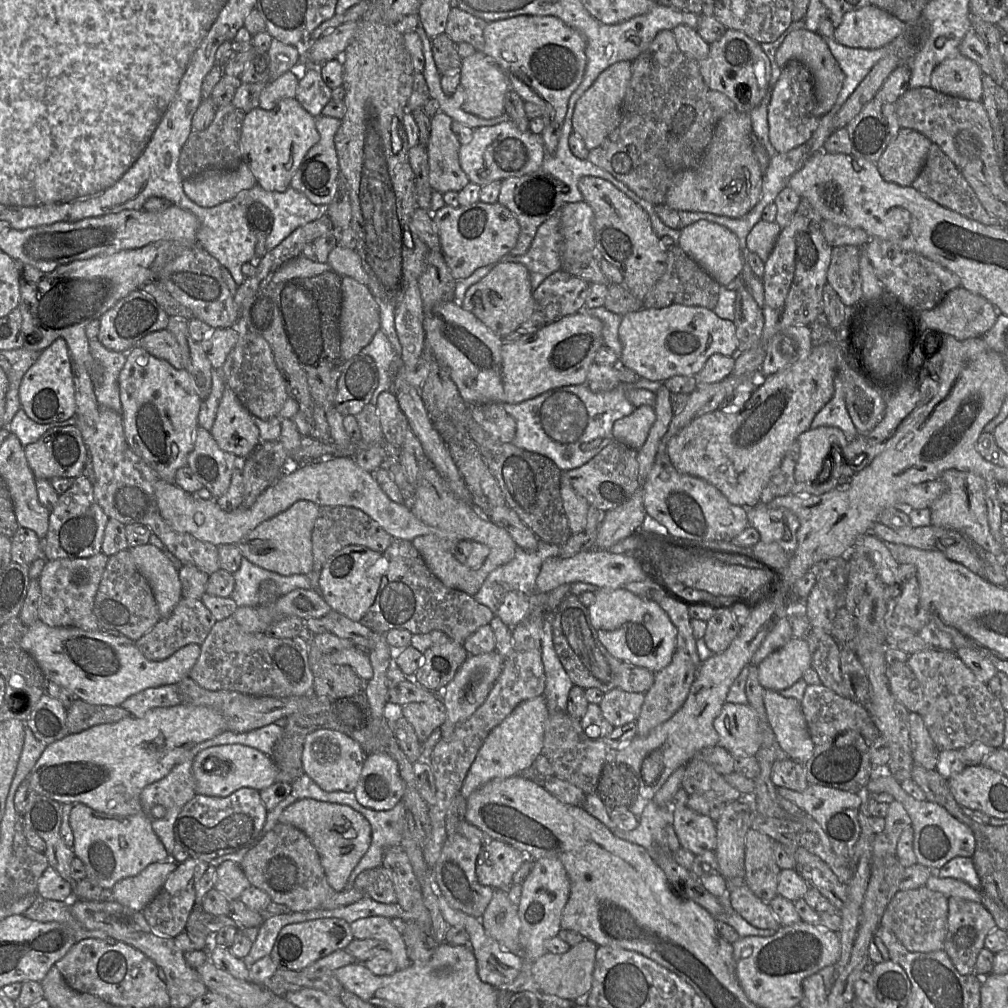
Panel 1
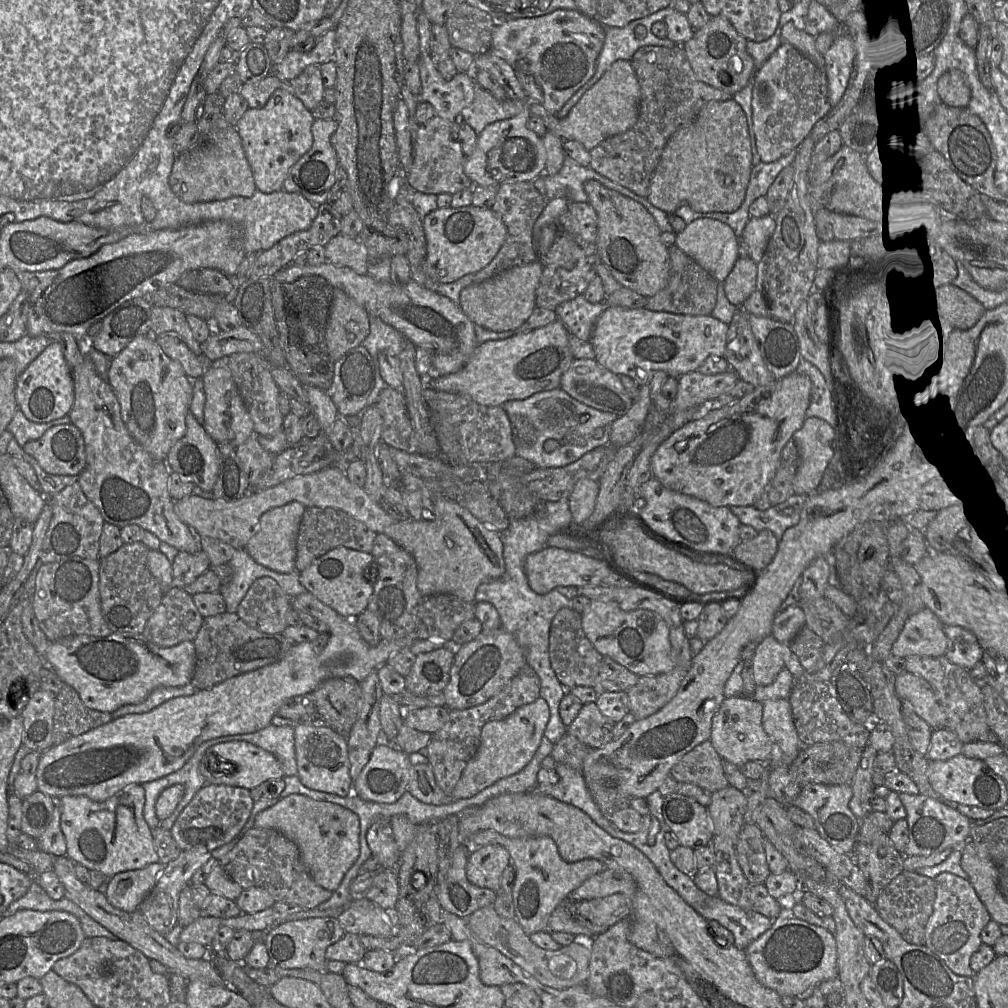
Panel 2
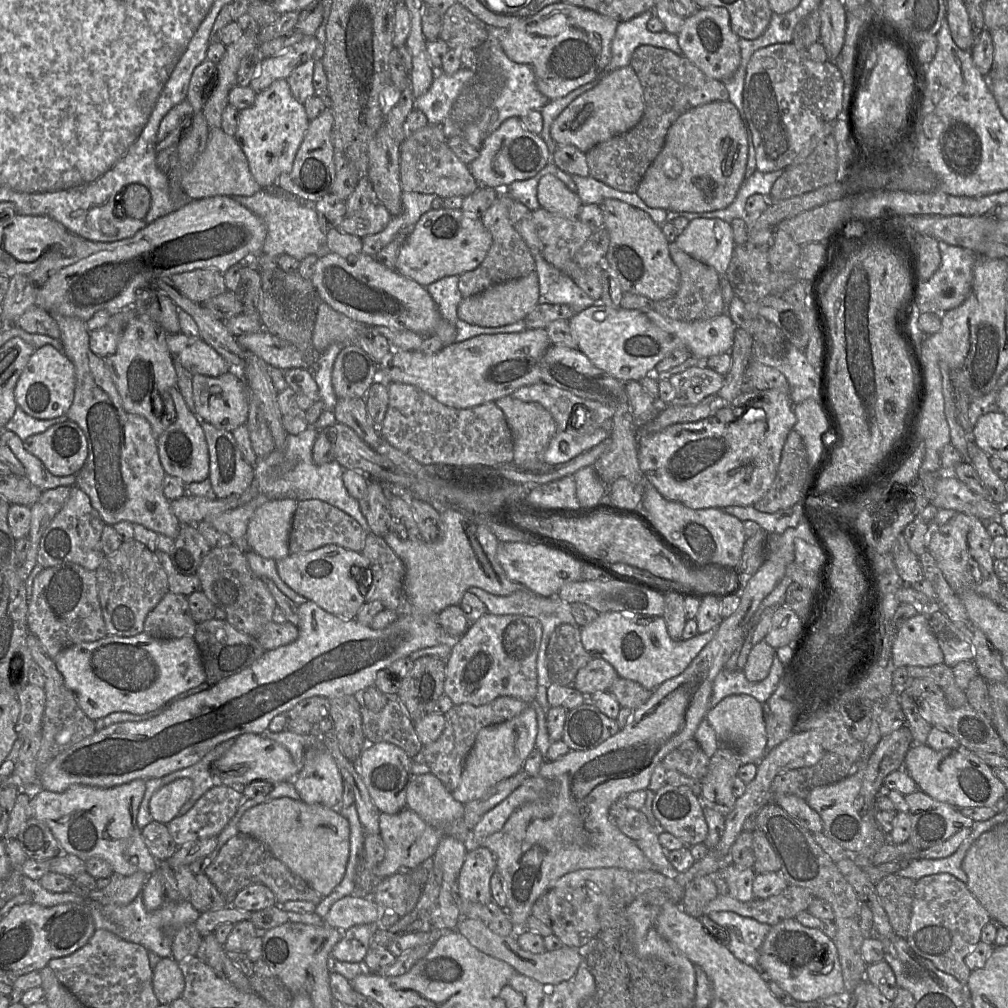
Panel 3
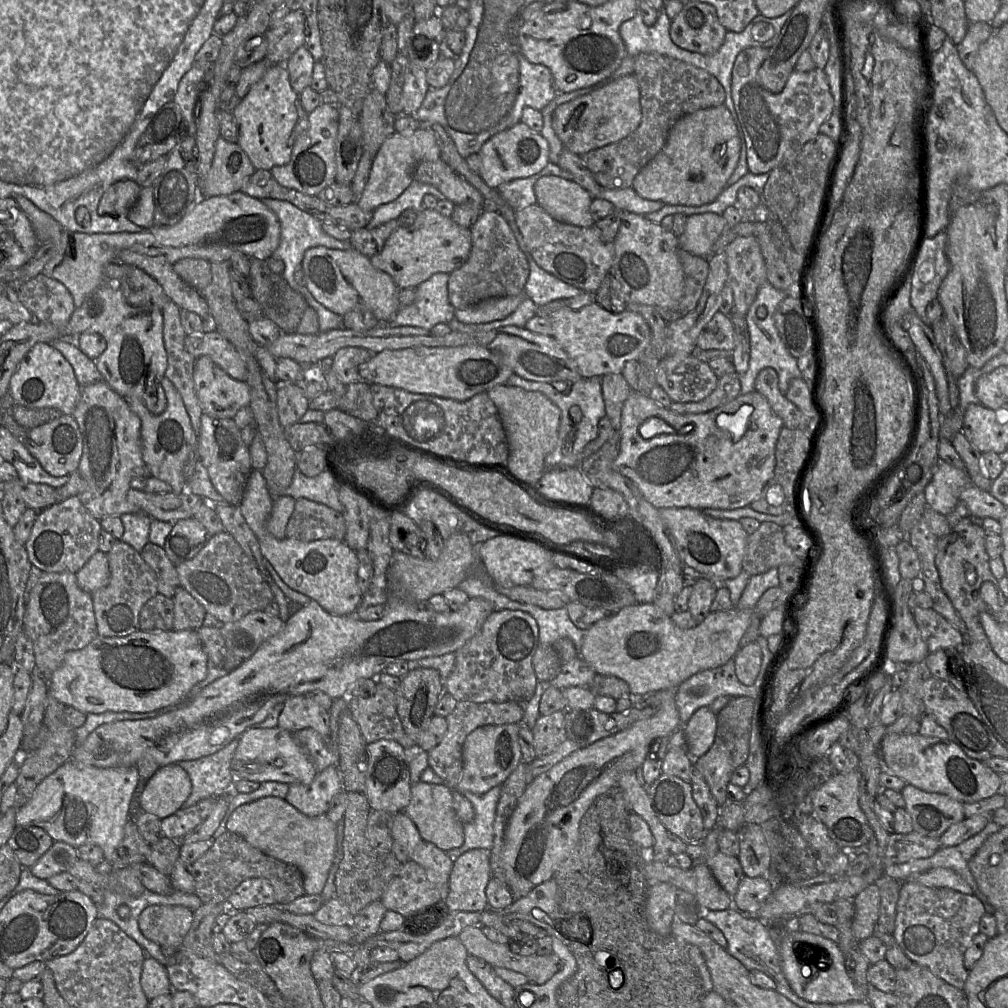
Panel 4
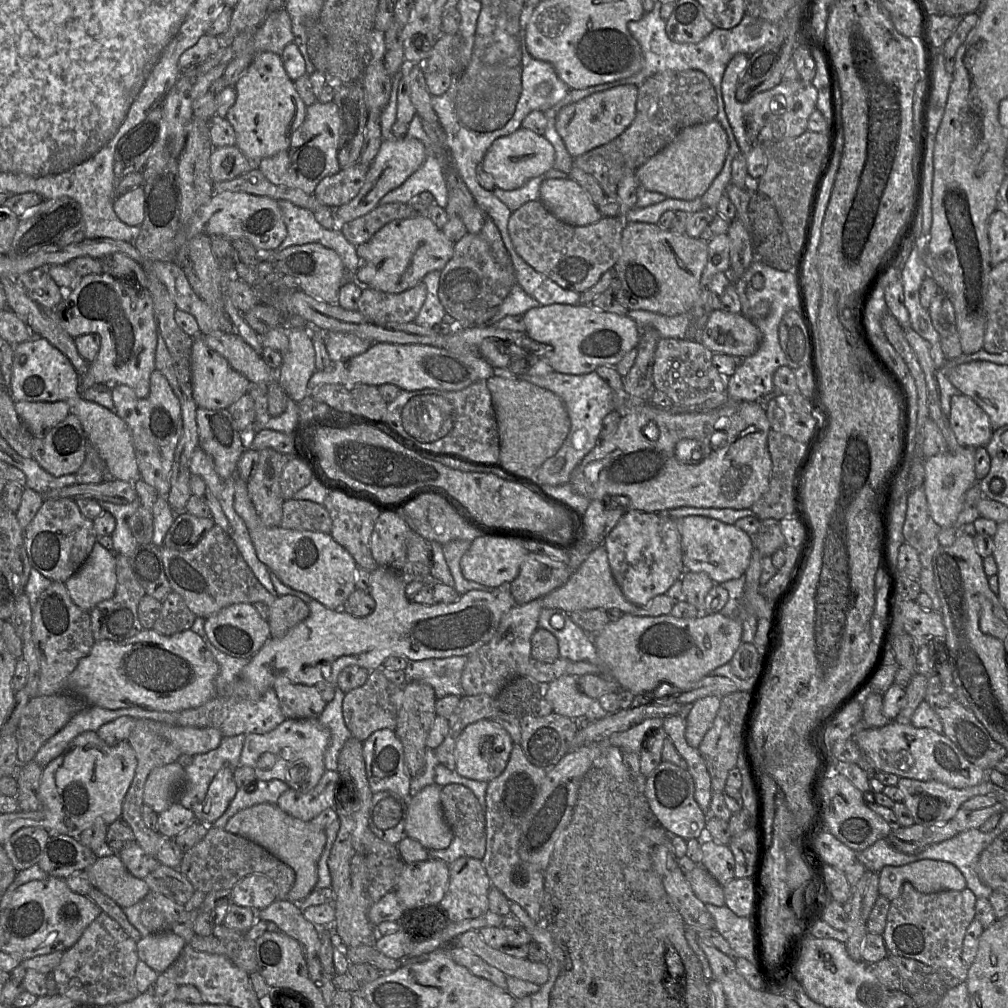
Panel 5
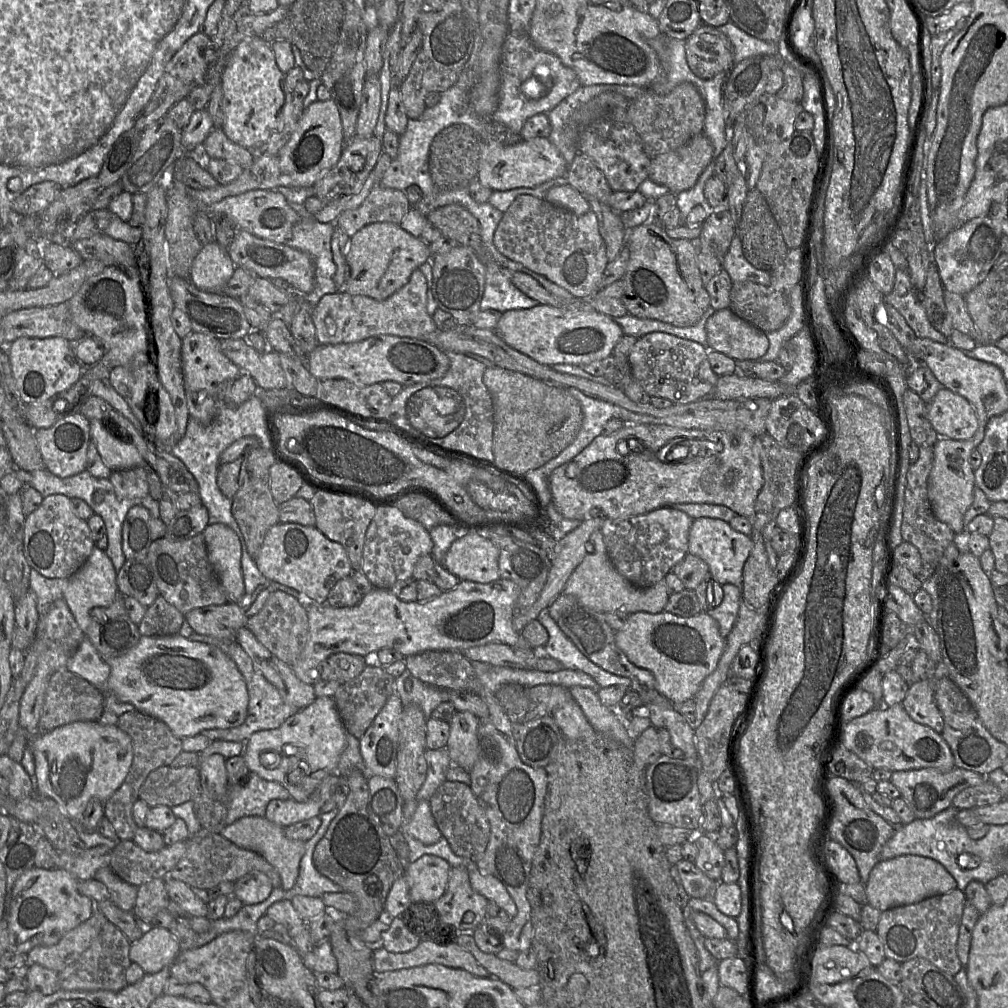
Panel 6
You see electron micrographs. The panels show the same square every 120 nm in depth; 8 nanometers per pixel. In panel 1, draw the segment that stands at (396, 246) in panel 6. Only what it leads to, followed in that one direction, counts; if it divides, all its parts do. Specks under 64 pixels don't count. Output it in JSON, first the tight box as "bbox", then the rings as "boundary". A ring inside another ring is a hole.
{"bbox":[432,201,520,281],"boundary":[[[477,201],[467,206],[444,205],[432,213],[441,253],[456,281],[468,278],[478,268],[497,264],[515,247],[520,227],[515,216],[499,203]]]}

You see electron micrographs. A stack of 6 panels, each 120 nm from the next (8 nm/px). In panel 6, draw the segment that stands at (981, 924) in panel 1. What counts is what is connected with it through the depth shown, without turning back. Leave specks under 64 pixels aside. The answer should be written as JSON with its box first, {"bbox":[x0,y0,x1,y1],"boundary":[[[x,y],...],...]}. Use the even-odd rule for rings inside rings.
{"bbox":[875,889,966,976],"boundary":[[[955,889],[918,903],[882,912],[875,932],[884,946],[886,958],[899,963],[913,958],[923,958],[944,972],[955,976],[963,967],[956,947],[966,900],[964,891]]]}

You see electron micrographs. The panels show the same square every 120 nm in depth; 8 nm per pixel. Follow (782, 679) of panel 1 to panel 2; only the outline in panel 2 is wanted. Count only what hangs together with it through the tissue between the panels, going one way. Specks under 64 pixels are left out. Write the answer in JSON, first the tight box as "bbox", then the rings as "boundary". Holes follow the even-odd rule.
{"bbox":[753,635,792,686],"boundary":[[[772,635],[762,639],[756,647],[753,661],[753,677],[757,686],[774,682],[785,662],[792,654],[789,644],[778,642]]]}

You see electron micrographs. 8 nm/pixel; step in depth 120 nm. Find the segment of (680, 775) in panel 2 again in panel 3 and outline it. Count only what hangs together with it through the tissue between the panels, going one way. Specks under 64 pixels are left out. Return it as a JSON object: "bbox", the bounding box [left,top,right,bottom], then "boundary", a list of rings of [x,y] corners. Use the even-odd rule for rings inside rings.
{"bbox":[662,738,710,780],"boundary":[[[693,738],[667,754],[662,764],[666,770],[676,770],[686,776],[701,780],[707,774],[709,761],[710,758]]]}

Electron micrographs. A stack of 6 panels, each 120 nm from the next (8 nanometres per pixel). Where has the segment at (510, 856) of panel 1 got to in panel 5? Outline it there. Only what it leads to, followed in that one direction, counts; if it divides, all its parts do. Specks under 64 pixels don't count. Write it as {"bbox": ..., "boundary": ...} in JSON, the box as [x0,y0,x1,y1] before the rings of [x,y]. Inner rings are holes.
{"bbox":[439,857,491,922],"boundary":[[[460,857],[449,864],[449,885],[439,904],[447,912],[449,922],[474,919],[489,910],[491,888],[482,861]]]}

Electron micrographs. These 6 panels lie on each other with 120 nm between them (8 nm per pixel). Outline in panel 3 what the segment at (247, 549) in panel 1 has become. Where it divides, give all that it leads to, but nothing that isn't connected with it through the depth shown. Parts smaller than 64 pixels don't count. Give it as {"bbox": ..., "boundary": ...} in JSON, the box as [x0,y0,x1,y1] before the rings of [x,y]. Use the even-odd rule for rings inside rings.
{"bbox":[247,499,298,560],"boundary":[[[269,499],[259,506],[248,523],[247,546],[258,555],[280,560],[290,554],[289,535],[298,501]]]}

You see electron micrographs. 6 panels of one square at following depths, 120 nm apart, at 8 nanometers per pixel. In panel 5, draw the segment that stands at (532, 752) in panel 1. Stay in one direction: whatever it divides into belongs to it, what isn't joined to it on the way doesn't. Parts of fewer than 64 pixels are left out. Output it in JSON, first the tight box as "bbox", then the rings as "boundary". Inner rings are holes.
{"bbox":[456,719,513,782],"boundary":[[[481,719],[471,723],[463,729],[456,740],[456,771],[466,778],[489,782],[504,771],[513,744],[510,734],[492,719]]]}

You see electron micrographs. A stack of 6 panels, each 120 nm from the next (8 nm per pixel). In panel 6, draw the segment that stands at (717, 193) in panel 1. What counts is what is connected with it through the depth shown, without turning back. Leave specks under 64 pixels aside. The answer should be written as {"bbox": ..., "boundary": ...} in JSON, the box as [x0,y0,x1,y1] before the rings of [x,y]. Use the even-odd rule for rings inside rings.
{"bbox":[648,133,713,194],"boundary":[[[700,133],[678,149],[652,158],[648,178],[657,184],[666,186],[671,193],[678,194],[692,188],[712,161],[713,145],[703,133]]]}

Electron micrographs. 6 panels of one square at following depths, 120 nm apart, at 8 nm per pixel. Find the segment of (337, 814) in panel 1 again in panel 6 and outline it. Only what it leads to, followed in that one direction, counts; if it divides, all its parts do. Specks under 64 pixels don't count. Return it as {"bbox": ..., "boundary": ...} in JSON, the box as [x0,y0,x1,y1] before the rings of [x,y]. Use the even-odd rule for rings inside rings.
{"bbox":[220,816,306,890],"boundary":[[[264,816],[242,817],[227,825],[220,834],[238,847],[263,856],[278,871],[282,881],[281,887],[284,890],[289,890],[295,885],[299,875],[300,862],[306,851],[304,841],[287,838],[283,827],[270,822]]]}

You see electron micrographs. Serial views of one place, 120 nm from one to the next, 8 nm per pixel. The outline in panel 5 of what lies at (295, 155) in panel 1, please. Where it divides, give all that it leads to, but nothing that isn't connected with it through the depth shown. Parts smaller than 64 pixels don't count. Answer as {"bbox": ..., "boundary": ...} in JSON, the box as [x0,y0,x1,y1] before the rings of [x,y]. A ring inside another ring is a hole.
{"bbox":[226,52,306,163],"boundary":[[[273,52],[256,54],[235,86],[236,100],[226,118],[236,135],[236,146],[253,163],[289,148],[293,133],[301,126],[306,105],[287,75],[281,56]]]}

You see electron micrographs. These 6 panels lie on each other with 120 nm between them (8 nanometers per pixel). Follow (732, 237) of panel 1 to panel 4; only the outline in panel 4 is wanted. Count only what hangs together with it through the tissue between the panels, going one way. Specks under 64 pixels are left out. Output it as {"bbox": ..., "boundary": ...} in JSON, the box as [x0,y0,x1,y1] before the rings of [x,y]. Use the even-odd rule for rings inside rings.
{"bbox":[680,212,728,258],"boundary":[[[711,212],[688,216],[684,233],[680,236],[680,247],[704,258],[713,254],[713,245],[728,228],[726,219]]]}

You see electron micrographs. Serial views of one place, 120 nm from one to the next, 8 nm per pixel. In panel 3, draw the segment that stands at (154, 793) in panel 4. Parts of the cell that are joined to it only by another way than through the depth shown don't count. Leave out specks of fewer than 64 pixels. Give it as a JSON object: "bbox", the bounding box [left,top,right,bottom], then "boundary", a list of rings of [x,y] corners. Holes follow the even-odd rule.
{"bbox":[149,778,193,824],"boundary":[[[178,778],[161,787],[149,801],[149,811],[154,821],[168,824],[178,816],[180,808],[193,793],[193,782],[189,778]]]}

